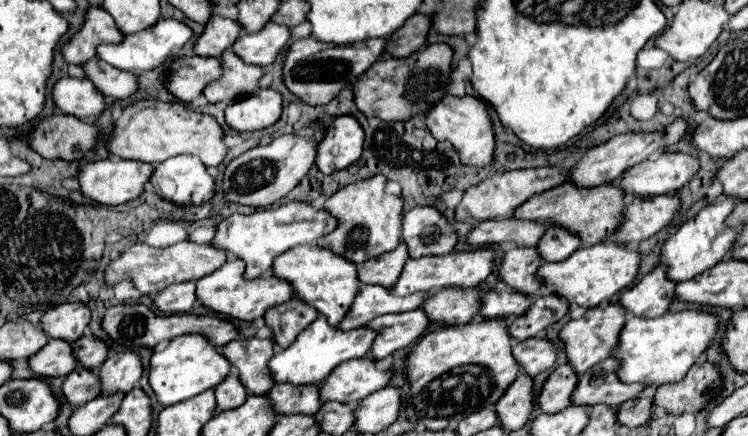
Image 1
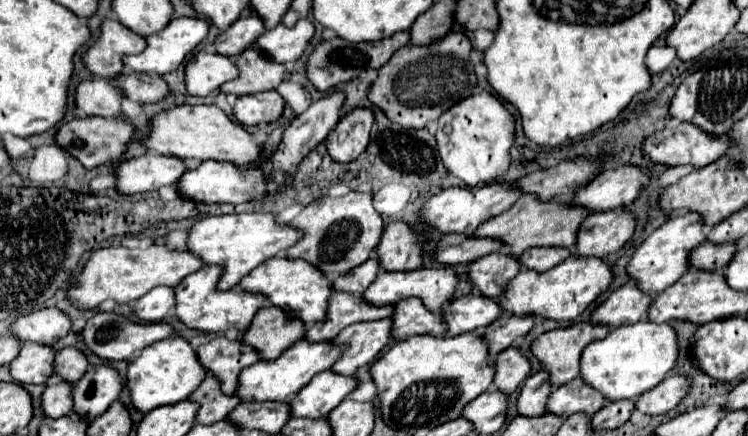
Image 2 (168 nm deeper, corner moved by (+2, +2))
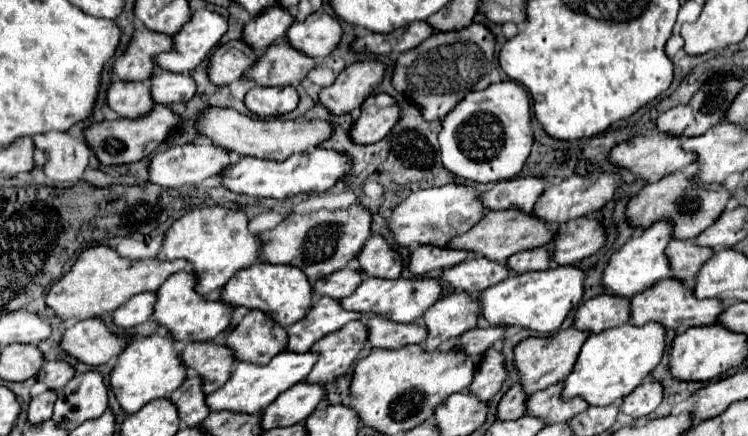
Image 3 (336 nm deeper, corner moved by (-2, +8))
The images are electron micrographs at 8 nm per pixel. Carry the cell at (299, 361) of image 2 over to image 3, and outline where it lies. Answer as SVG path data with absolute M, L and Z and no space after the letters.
M283 350L265 366L251 364L251 362L239 362L237 370L231 374L227 384L207 396L207 406L211 410L231 410L231 412L257 414L257 412L265 410L281 392L289 390L297 382L303 382L309 376L309 372L317 360L319 360L319 354L311 352L311 350L309 352Z

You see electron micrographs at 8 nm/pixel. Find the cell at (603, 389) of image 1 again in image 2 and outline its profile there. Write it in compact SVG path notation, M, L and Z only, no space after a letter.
M579 378L555 388L547 400L547 412L557 416L571 416L571 414L587 414L593 416L603 406L603 396L595 394L589 386L579 386Z

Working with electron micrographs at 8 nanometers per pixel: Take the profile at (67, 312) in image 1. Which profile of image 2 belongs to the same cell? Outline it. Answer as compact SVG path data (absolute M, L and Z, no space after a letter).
M57 308L33 310L29 314L19 316L11 324L11 334L21 342L37 342L37 344L55 344L59 338L67 336L71 328L69 318Z

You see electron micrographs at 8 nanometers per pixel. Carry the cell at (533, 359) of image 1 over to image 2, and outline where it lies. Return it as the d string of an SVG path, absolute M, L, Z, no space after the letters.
M517 348L503 350L495 360L495 380L493 386L503 394L513 394L517 386L527 378L531 366L527 358Z

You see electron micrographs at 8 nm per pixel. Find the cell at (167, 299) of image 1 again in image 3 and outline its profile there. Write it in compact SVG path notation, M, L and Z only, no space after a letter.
M143 292L129 298L123 306L113 312L113 320L121 328L133 328L151 320L151 308L155 308L155 292Z

